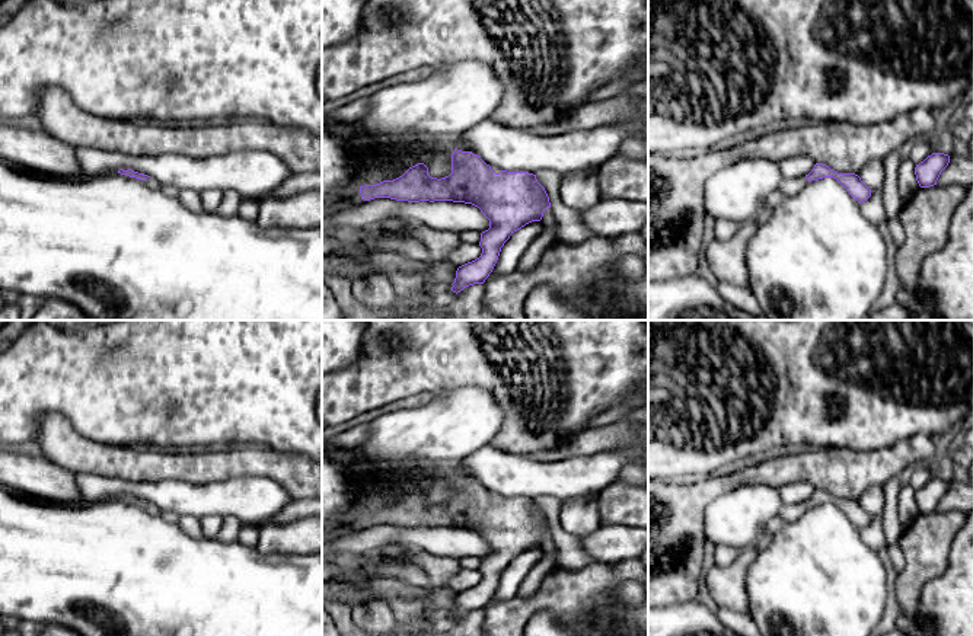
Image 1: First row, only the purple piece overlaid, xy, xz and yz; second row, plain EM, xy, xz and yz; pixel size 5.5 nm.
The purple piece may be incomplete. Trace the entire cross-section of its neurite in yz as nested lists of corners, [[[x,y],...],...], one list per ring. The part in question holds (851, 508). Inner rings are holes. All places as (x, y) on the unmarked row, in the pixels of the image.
[[[816,489],[813,496],[801,504],[784,505],[781,506],[778,515],[784,522],[792,522],[805,514],[811,506],[819,506],[823,504],[836,505],[849,521],[859,530],[871,522],[871,515],[861,506],[855,499],[838,499],[823,489]]]

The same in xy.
[[[119,495],[118,499],[140,505],[146,512],[149,512],[151,515],[160,515],[162,514],[160,509],[154,504],[150,504],[144,499],[134,498],[131,495],[128,495],[128,496]]]

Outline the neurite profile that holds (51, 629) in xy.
[[[48,624],[44,626],[38,636],[80,636],[80,635],[73,633],[71,630],[60,624]]]

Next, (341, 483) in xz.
[[[322,454],[322,540],[347,534],[352,525],[341,515],[370,492],[357,464],[338,464]]]

